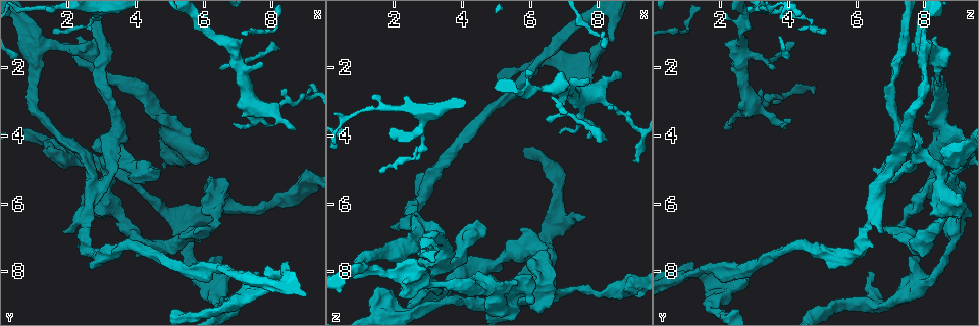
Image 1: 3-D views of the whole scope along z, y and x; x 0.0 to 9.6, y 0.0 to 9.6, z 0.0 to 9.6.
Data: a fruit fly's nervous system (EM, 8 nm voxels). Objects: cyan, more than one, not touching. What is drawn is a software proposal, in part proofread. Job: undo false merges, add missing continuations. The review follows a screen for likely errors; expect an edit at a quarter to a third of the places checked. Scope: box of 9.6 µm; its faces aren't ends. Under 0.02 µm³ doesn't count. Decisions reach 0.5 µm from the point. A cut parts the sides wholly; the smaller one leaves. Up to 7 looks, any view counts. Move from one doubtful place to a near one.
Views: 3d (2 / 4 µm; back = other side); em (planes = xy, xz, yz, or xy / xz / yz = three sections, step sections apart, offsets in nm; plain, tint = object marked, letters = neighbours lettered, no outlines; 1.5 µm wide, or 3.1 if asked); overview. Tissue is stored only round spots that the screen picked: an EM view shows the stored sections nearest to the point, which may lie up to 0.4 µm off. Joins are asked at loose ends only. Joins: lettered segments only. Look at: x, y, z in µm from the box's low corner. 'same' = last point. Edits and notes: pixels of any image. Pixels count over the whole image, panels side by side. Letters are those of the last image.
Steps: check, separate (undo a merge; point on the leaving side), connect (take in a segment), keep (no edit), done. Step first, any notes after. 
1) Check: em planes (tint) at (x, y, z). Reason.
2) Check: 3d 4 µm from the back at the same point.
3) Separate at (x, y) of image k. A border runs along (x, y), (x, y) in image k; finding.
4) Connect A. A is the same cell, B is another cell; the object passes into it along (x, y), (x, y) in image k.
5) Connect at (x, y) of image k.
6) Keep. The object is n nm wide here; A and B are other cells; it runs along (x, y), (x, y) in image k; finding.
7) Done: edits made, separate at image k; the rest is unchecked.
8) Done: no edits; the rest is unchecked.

Check: em xz step 8 (tint) at (4.50, 3.50, 8.00). Free end.

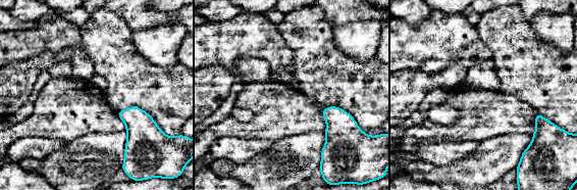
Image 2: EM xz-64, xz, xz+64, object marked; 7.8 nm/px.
Check: em planes (letters) at the same point.

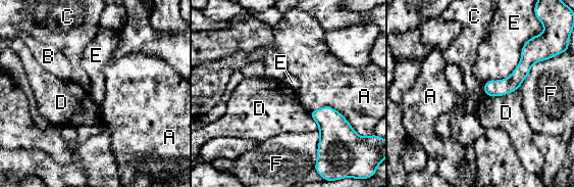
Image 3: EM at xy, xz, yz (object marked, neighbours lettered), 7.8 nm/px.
Keep. A, B, C, D, E and F are other cells; no lettered segment goes on from it.

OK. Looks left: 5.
Check: 3d 4 µm at (6.80, 3.70, 3.95).

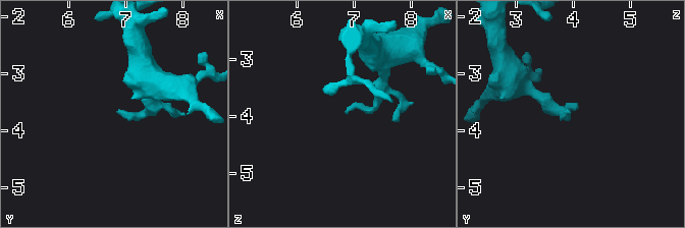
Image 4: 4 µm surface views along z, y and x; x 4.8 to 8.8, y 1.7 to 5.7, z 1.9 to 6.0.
Check: em xz step 8 (letters) at (6.85, 3.70, 3.90).

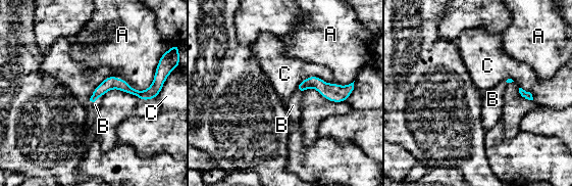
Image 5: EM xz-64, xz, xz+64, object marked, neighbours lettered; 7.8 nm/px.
Check: em planes (letters) at the same point.

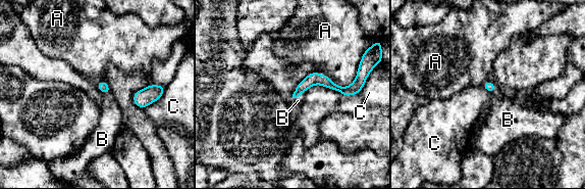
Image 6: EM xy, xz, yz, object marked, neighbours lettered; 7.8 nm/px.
Connect at (298, 100) of image 6. B is the same cell, A and C are other cells; the object passes into it along (315, 78), (297, 97), (298, 100) in image 6; the neuron continues.

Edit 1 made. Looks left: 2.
Check: em planes (tint) at (7.55, 8.05, 6.35). An open end.

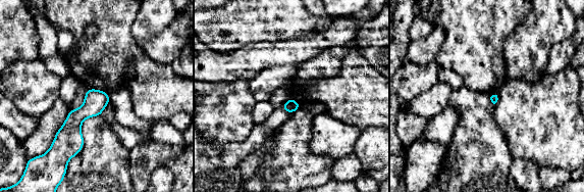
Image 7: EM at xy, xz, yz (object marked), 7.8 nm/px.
Check: em planes (letters) at the same point. What lies round it.

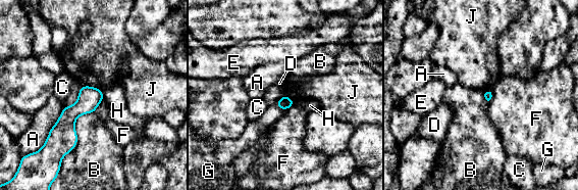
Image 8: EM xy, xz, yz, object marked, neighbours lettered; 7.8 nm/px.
Keep. The longest contact is with B, 460 nm; A, B, C, D, E, F, G, H and J are other cells; a border runs along (82, 86), (77, 99), (65, 106) in image 8; no lettered segment goes on from it.

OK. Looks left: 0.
Done: edits made, connect at image 6; the rest is unchecked.

